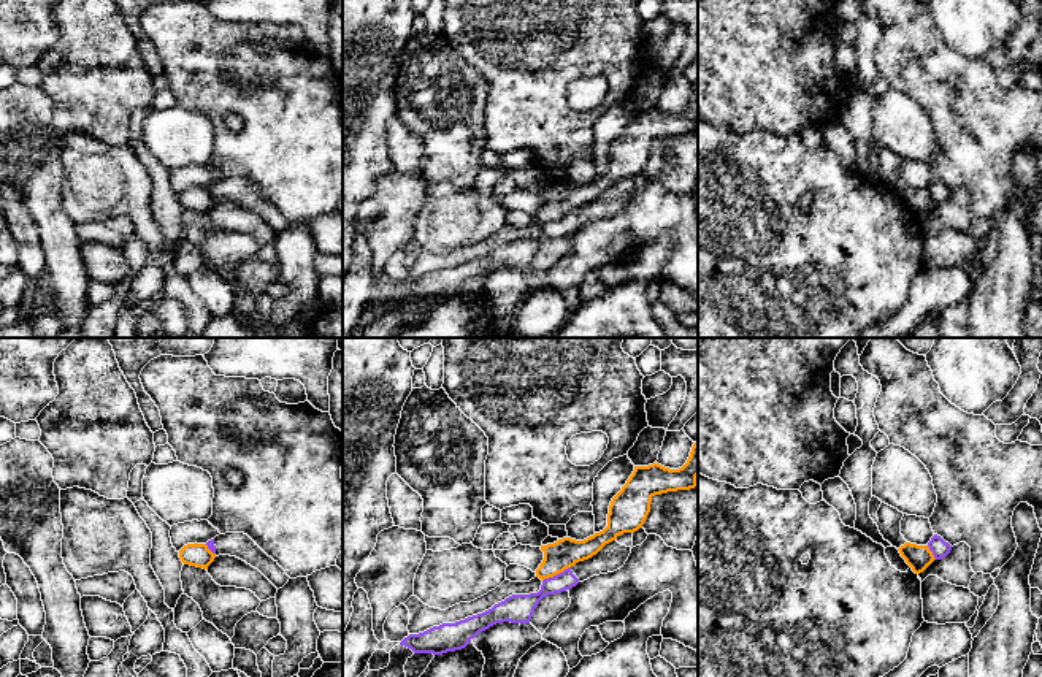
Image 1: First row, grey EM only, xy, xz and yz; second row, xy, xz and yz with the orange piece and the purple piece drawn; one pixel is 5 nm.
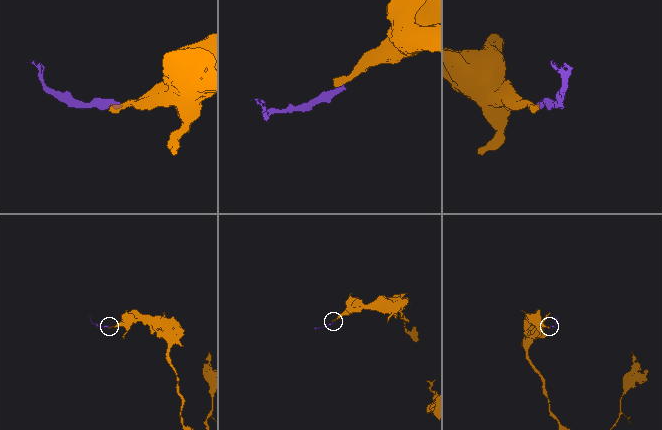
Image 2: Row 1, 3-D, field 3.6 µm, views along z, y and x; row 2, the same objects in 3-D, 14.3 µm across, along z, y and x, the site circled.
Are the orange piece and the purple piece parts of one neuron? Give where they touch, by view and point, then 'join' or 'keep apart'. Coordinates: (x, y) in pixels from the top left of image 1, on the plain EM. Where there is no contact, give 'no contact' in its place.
xz (555, 219) | keep apart

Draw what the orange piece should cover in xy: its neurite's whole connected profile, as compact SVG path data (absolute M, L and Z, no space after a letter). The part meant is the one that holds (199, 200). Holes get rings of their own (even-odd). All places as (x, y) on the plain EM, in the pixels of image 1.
M187 189L179 195L179 203L184 209L208 214L214 206L216 198L213 198L206 189Z

